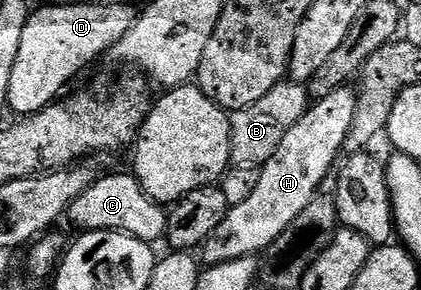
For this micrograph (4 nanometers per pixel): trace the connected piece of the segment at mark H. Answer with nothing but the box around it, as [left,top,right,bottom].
[201,86,357,267]

